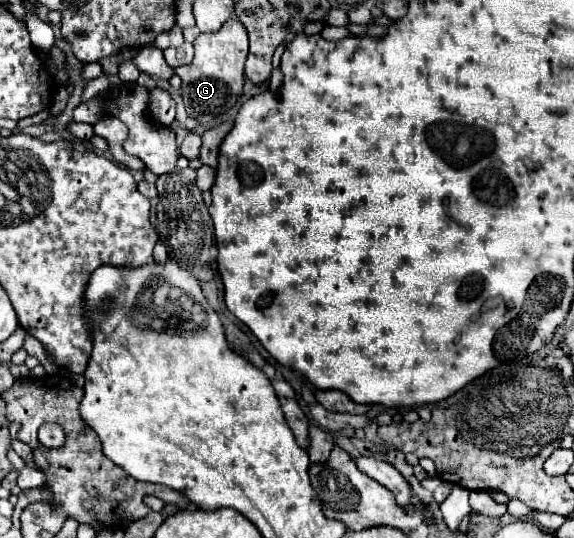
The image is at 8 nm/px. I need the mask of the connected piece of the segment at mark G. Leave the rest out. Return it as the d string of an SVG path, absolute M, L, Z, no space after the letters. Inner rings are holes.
M229 19L215 33L201 33L195 41L195 59L187 67L177 67L175 73L183 79L183 103L195 111L195 119L203 125L227 113L239 99L245 75L243 65L247 59L247 31L239 19Z

